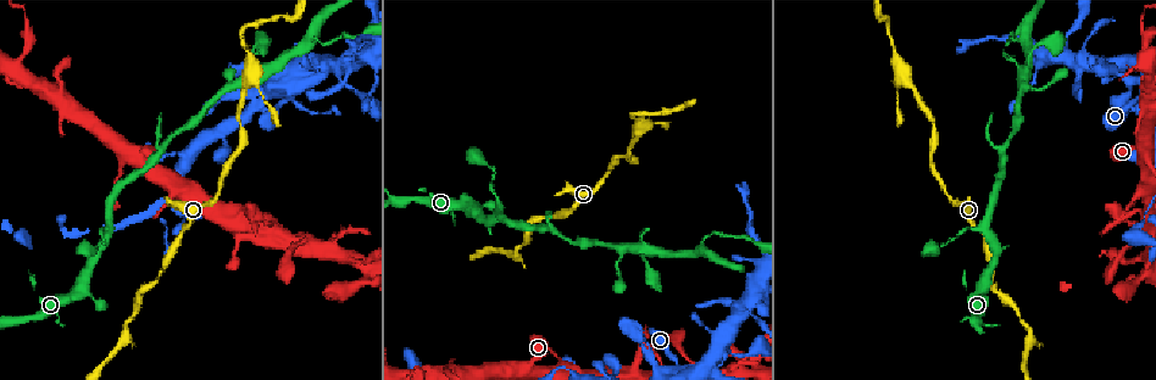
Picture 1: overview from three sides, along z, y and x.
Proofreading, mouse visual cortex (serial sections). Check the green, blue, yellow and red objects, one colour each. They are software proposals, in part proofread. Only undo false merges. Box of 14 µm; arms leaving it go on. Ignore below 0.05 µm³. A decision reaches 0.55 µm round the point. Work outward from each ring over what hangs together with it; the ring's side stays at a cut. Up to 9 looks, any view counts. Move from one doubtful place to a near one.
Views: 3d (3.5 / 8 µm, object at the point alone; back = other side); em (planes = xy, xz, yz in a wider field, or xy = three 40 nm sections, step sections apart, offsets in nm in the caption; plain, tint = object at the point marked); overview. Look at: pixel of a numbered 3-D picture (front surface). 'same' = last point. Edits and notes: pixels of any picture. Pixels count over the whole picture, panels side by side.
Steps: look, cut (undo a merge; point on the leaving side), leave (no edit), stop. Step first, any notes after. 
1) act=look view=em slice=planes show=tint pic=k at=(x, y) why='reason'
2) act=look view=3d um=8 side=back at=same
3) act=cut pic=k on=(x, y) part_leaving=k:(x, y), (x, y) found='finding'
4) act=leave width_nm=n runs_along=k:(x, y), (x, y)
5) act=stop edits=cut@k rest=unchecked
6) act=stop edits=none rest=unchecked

act=look view=3d um=3.5 side=back pic=1 at=(1120, 218) why='abrupt turn'

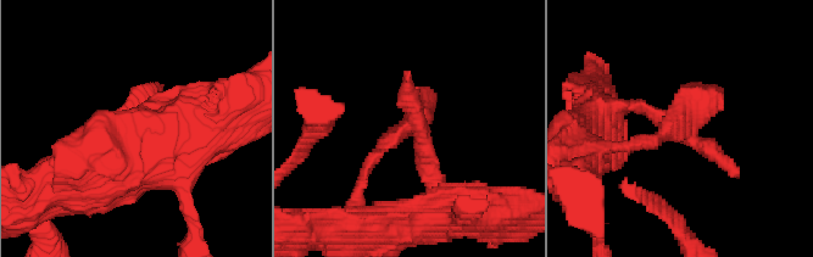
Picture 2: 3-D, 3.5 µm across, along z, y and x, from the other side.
act=look view=em slice=xy step=1 show=tint pic=2 at=(680, 131) why='now the EM'

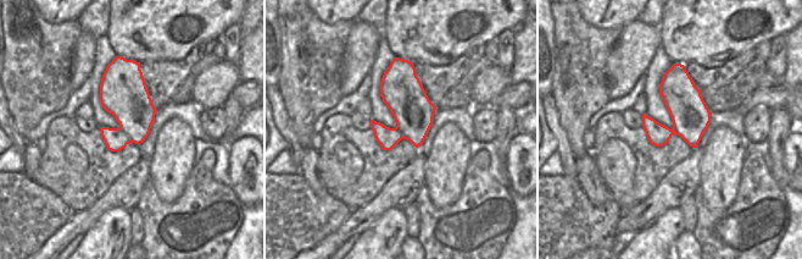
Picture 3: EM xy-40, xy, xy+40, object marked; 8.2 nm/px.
act=leave runs_along=2:(618, 109), (638, 105), (681, 132), (718, 87) found='continuous, no second cell'

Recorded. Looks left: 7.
act=look view=3d um=8 side=back pic=1 at=(616, 265)

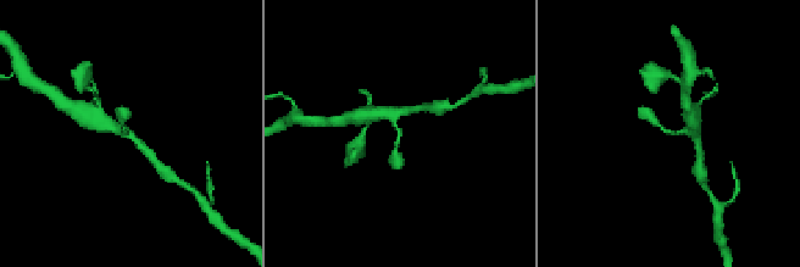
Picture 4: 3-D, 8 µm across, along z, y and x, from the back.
act=look view=3d um=3.5 pic=4 at=(128, 133)

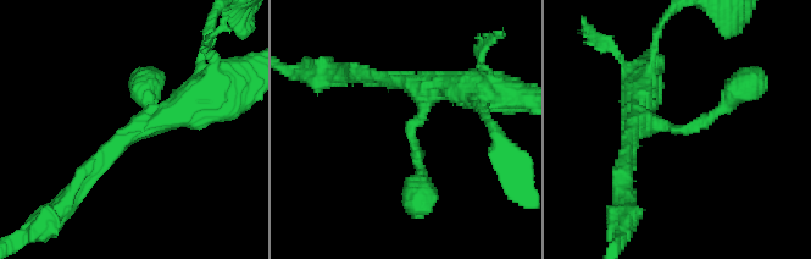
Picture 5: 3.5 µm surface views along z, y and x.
act=look view=em slice=xy step=5 show=tint pic=5 at=(411, 130) arm_widths_nm=150,250 why='shape alone is not enough'

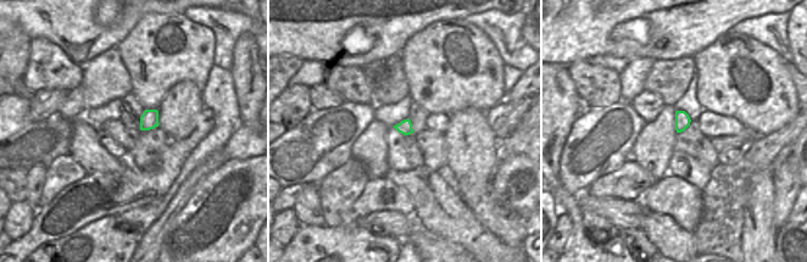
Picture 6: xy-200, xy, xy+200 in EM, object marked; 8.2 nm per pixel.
act=leave runs_along=5:(628, 142), (638, 124), (698, 127), (742, 86) found='one cell here'

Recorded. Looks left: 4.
act=look view=3d um=3.5 pic=1 at=(887, 34) why='sharp bend'

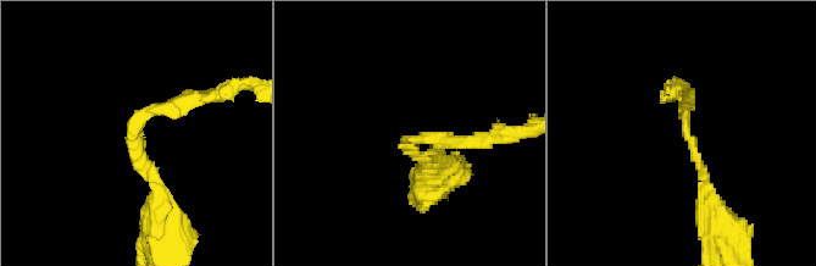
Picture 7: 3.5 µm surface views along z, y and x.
act=look view=em slice=xy step=5 show=tint pic=7 at=(406, 139) why='now the EM'

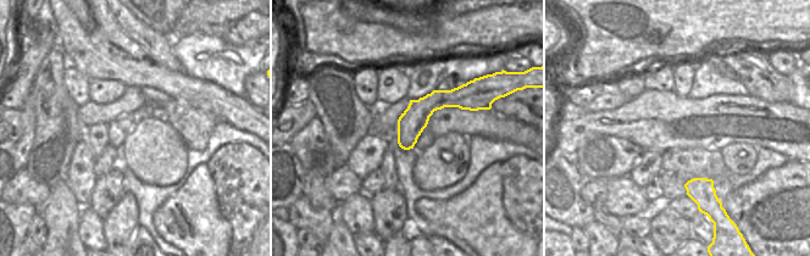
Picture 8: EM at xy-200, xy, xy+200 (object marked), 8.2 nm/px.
act=leave width_nm=220 runs_along=8:(459, 90), (436, 100), (401, 143) found='all the same cell'

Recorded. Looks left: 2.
act=look view=3d um=3.5 side=back pic=1 at=(288, 98) why='two arms at a narrow angle'

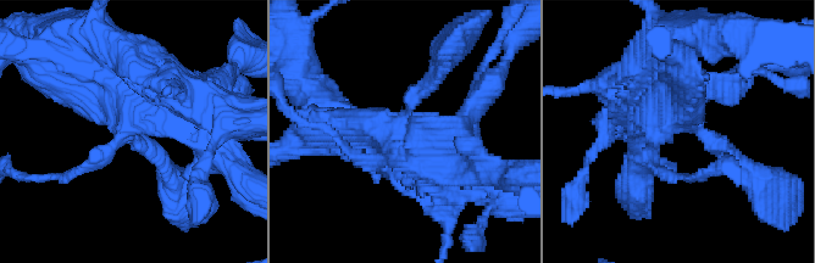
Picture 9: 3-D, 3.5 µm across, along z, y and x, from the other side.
act=look view=em slice=xy step=2 show=tint pic=9 at=(699, 130) arms=4 arm_widths_nm=200,250,450,600

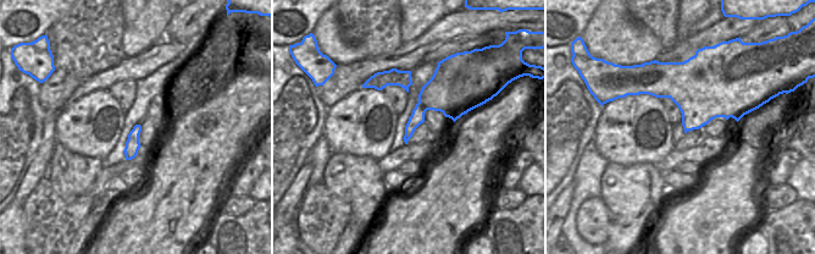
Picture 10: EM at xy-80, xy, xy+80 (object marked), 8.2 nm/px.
act=leave runs_along=9:(753, 173), (677, 106), (671, 61) found='all the same cell'

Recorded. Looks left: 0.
act=stop edits=none rest=unchecked

